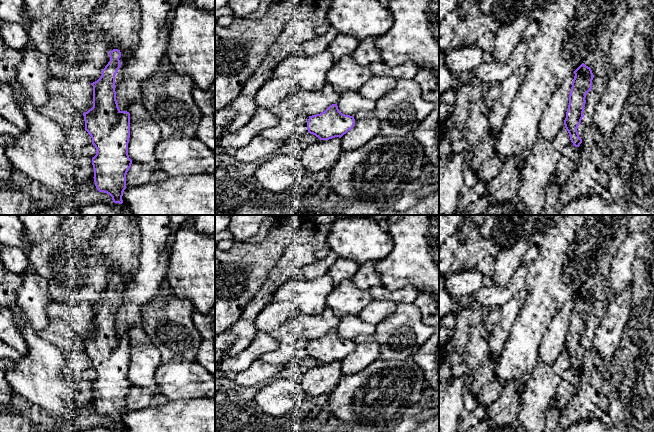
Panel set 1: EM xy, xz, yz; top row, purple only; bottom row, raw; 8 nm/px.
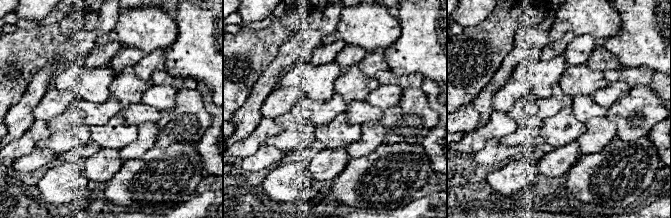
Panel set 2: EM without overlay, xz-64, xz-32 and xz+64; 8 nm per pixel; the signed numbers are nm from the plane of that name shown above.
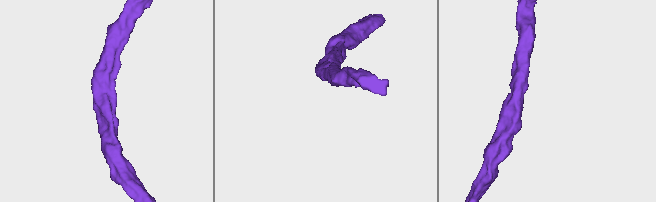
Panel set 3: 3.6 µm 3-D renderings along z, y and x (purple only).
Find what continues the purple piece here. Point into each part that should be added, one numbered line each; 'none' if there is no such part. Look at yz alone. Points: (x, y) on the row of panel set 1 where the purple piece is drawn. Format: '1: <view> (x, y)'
none

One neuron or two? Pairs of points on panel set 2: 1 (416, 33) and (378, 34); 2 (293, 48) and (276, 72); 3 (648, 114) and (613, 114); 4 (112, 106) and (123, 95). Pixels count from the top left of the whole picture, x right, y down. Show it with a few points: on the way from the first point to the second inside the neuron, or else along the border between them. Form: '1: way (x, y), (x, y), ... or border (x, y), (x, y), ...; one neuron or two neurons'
1: border (398, 18), (401, 35), (384, 48); two neurons
2: way (289, 54), (279, 66); one neuron
3: way (639, 110), (635, 110), (631, 114), (622, 114); one neuron
4: border (111, 95), (118, 102), (121, 111); two neurons

